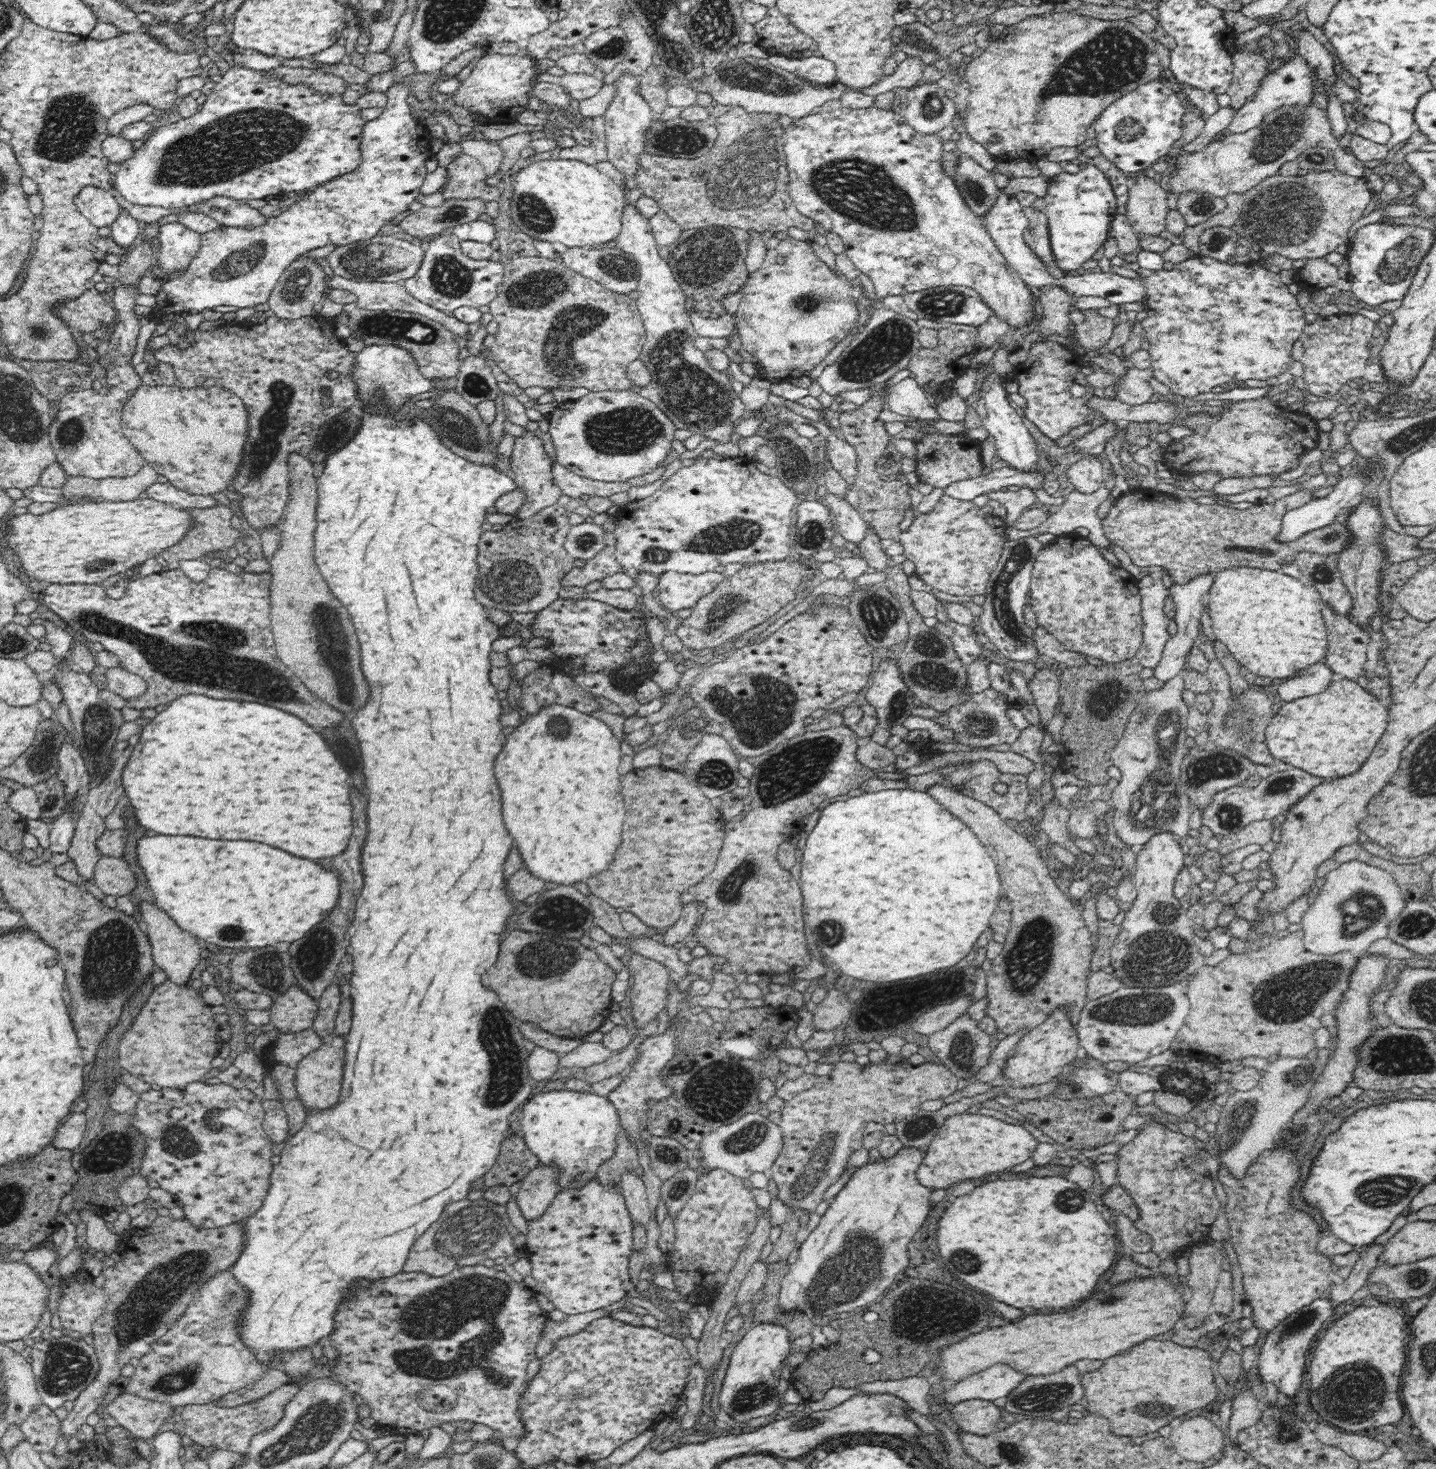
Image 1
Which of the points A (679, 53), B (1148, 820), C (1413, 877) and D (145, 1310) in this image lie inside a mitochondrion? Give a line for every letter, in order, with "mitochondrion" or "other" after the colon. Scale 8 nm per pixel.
A: mitochondrion
B: mitochondrion
C: other
D: mitochondrion

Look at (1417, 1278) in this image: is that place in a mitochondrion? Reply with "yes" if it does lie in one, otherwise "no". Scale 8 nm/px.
yes

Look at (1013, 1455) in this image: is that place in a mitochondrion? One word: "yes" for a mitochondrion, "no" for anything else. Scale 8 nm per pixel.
yes

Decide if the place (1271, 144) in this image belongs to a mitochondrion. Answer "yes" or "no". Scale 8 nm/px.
yes

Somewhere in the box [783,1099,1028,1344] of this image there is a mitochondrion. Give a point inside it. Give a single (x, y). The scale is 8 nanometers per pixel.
(861, 1249)

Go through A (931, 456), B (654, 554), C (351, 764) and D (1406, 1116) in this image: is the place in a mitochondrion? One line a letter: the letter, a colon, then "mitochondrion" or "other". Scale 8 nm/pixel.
A: other
B: mitochondrion
C: other
D: other

